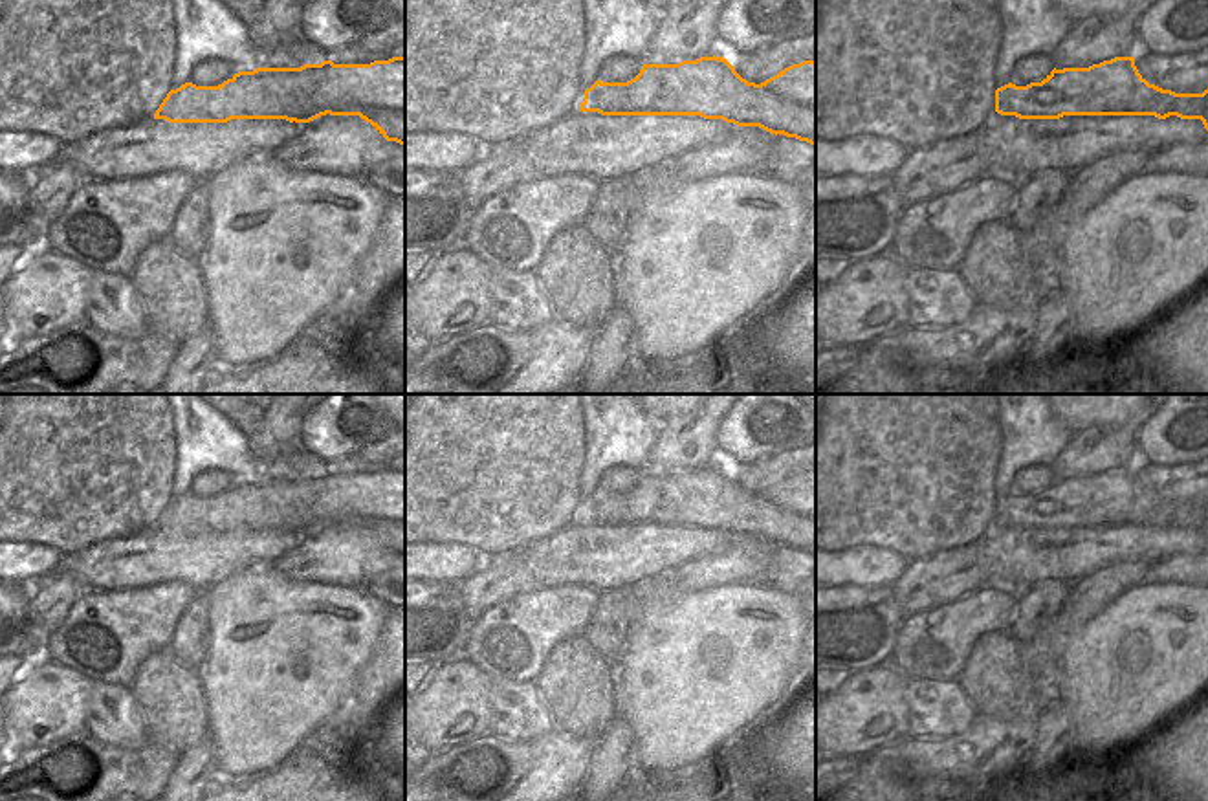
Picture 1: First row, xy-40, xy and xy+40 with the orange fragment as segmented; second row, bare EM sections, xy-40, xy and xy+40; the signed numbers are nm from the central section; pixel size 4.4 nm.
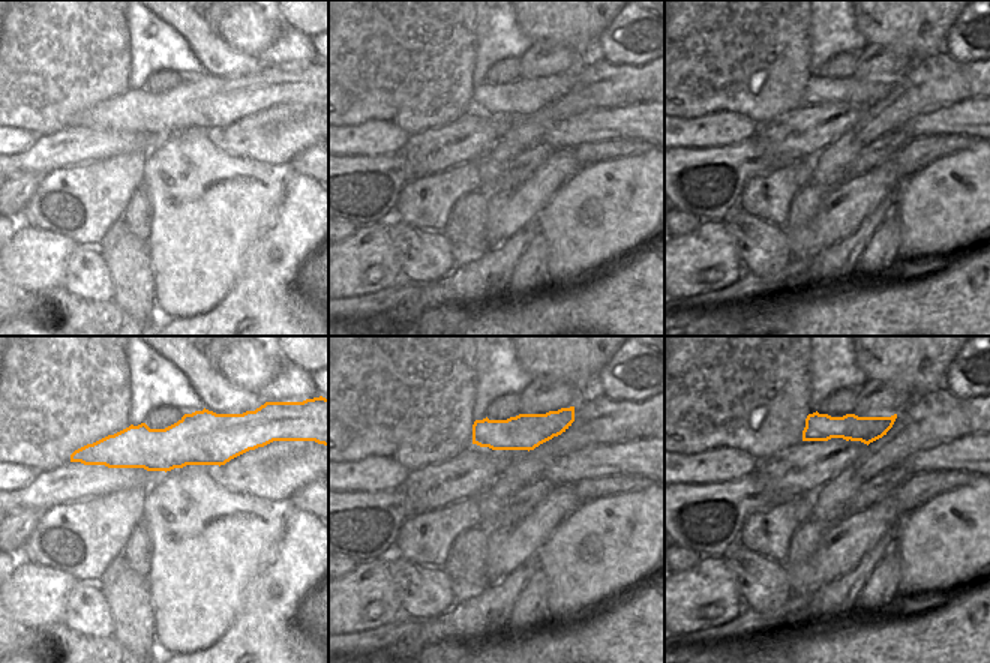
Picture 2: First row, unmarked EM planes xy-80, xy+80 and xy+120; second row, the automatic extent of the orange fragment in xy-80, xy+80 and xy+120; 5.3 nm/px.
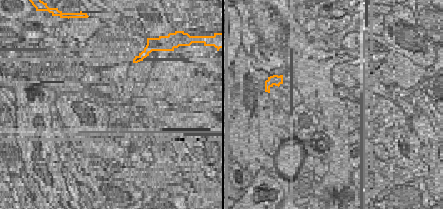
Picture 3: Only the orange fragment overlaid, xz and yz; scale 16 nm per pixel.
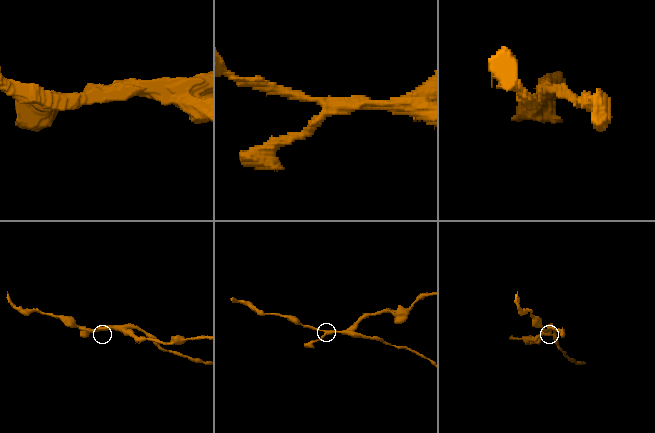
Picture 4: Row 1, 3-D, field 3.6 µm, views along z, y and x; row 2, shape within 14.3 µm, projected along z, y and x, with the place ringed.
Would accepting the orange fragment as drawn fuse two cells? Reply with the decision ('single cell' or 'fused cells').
fused cells

